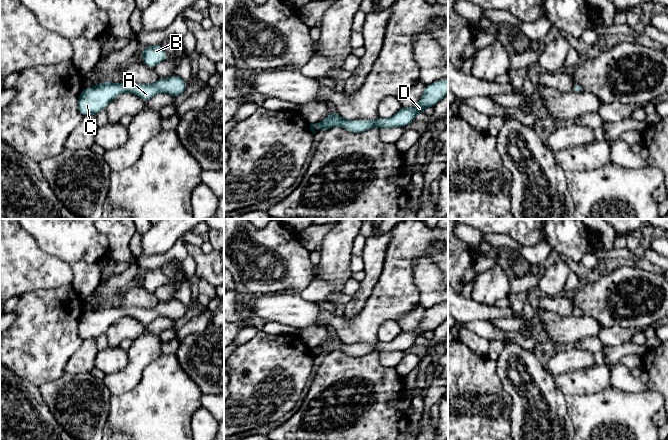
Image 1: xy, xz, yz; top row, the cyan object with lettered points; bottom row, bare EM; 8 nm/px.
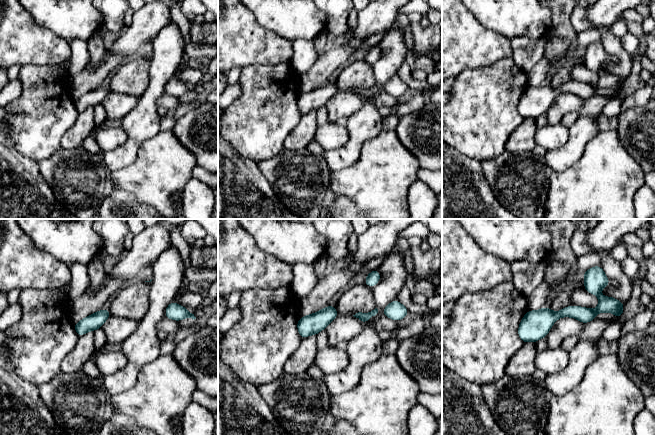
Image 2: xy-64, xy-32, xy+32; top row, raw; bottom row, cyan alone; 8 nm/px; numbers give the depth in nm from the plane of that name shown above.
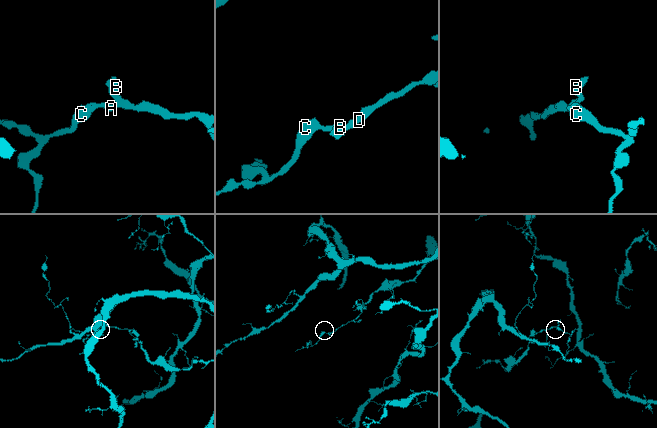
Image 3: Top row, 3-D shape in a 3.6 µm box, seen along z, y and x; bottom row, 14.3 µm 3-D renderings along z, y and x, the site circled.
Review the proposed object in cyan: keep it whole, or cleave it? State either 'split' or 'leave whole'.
leave whole

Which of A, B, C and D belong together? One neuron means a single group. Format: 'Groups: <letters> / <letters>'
Groups: A B C D

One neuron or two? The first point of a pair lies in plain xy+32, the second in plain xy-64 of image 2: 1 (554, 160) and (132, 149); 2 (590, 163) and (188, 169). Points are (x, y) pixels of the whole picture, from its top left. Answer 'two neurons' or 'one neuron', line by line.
1: one neuron
2: one neuron

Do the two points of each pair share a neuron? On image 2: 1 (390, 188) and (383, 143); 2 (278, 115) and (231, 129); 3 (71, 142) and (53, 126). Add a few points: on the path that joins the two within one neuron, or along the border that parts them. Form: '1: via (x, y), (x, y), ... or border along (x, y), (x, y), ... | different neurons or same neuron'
1: via (384, 177), (384, 154) | same neuron
2: via (266, 115), (256, 123), (243, 124) | same neuron
3: border along (77, 116), (74, 123), (64, 133), (60, 147) | different neurons

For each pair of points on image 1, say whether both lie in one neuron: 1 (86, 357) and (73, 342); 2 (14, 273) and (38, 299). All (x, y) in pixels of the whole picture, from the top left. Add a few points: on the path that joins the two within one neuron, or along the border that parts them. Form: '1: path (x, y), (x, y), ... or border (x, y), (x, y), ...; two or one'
1: border (83, 341), (68, 360), (65, 368); two
2: border (53, 288), (38, 288), (25, 291), (21, 295); two

